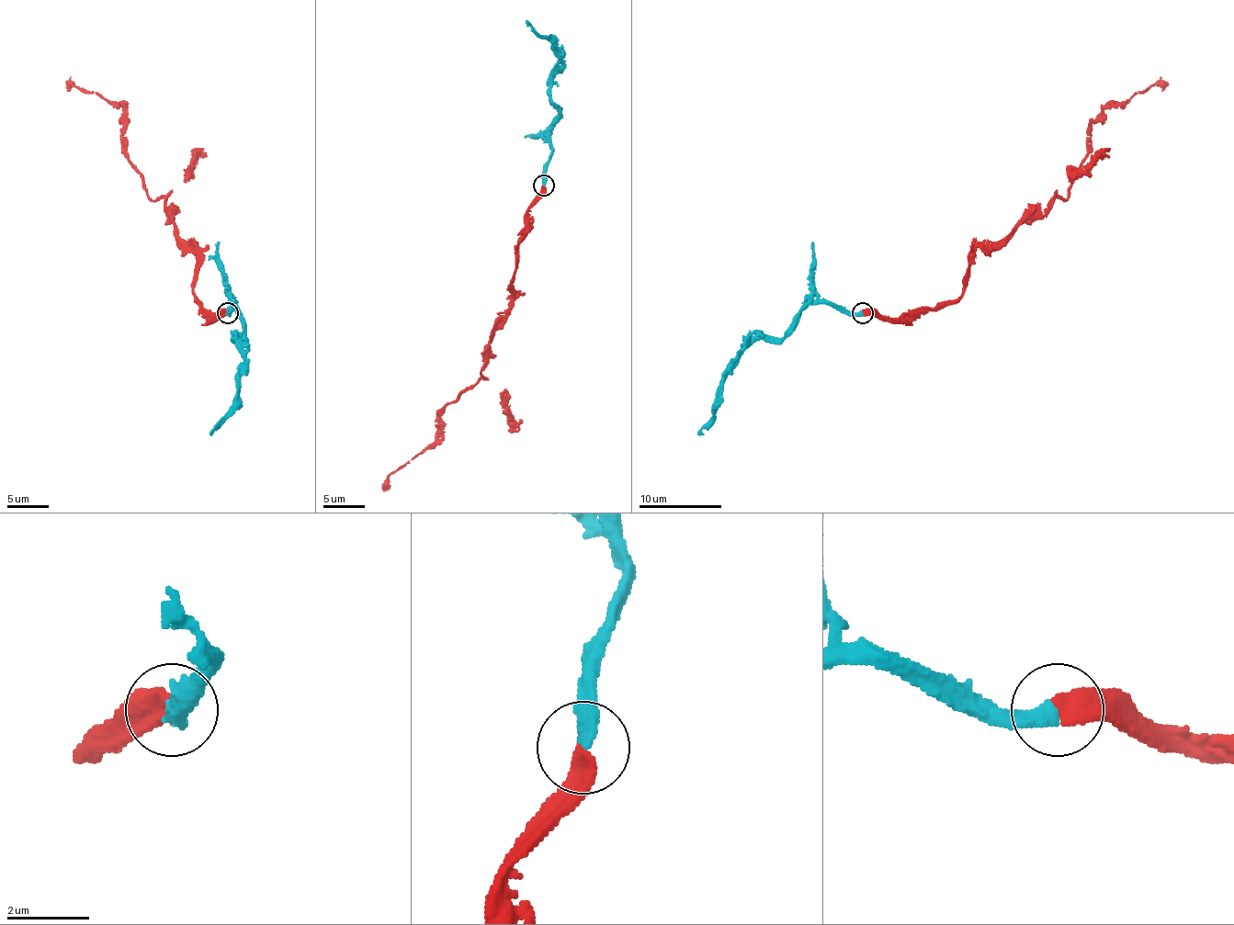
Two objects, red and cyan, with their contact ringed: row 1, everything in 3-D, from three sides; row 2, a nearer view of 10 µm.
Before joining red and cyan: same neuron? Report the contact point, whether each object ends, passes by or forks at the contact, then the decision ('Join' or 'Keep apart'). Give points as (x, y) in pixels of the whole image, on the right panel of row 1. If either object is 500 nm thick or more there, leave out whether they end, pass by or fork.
Place: (862, 312). At the ring red ends. At the ring cyan ends. Join

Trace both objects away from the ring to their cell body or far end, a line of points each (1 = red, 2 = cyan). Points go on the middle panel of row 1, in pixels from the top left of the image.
1: (543, 186), (528, 208), (512, 300), (487, 348), (481, 377), (441, 411), (435, 439), (390, 475), (382, 491)
2: (543, 186), (549, 133), (560, 113), (551, 105), (549, 80), (560, 61), (555, 46), (526, 21)

